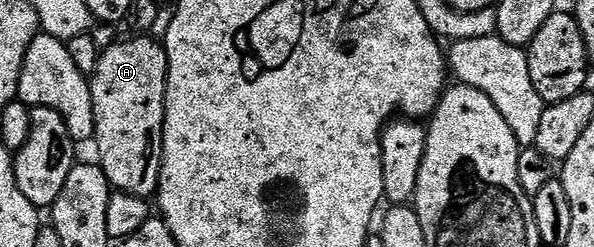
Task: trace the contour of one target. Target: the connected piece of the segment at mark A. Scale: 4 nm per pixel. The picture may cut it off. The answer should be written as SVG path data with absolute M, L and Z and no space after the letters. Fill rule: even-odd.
M134 35L102 49L102 58L89 78L96 115L93 144L98 145L97 164L119 193L147 199L158 192L162 170L162 132L166 114L166 76L170 64L161 40Z

